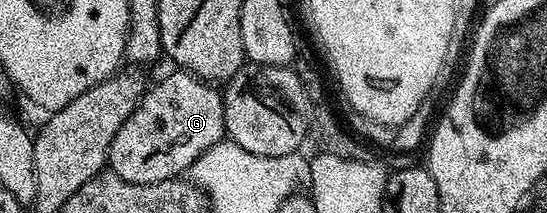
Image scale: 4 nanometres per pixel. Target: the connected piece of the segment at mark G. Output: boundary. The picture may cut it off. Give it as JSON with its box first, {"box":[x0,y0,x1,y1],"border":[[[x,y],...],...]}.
{"box":[107,69,226,184],"border":[[[173,69],[173,74],[165,76],[145,89],[142,100],[134,108],[134,112],[118,128],[114,140],[108,149],[107,165],[111,173],[122,180],[130,180],[134,184],[154,184],[165,182],[171,178],[179,179],[183,172],[191,171],[192,165],[214,144],[218,144],[226,134],[224,128],[224,95],[213,83],[204,82],[189,74],[187,70]]]}

